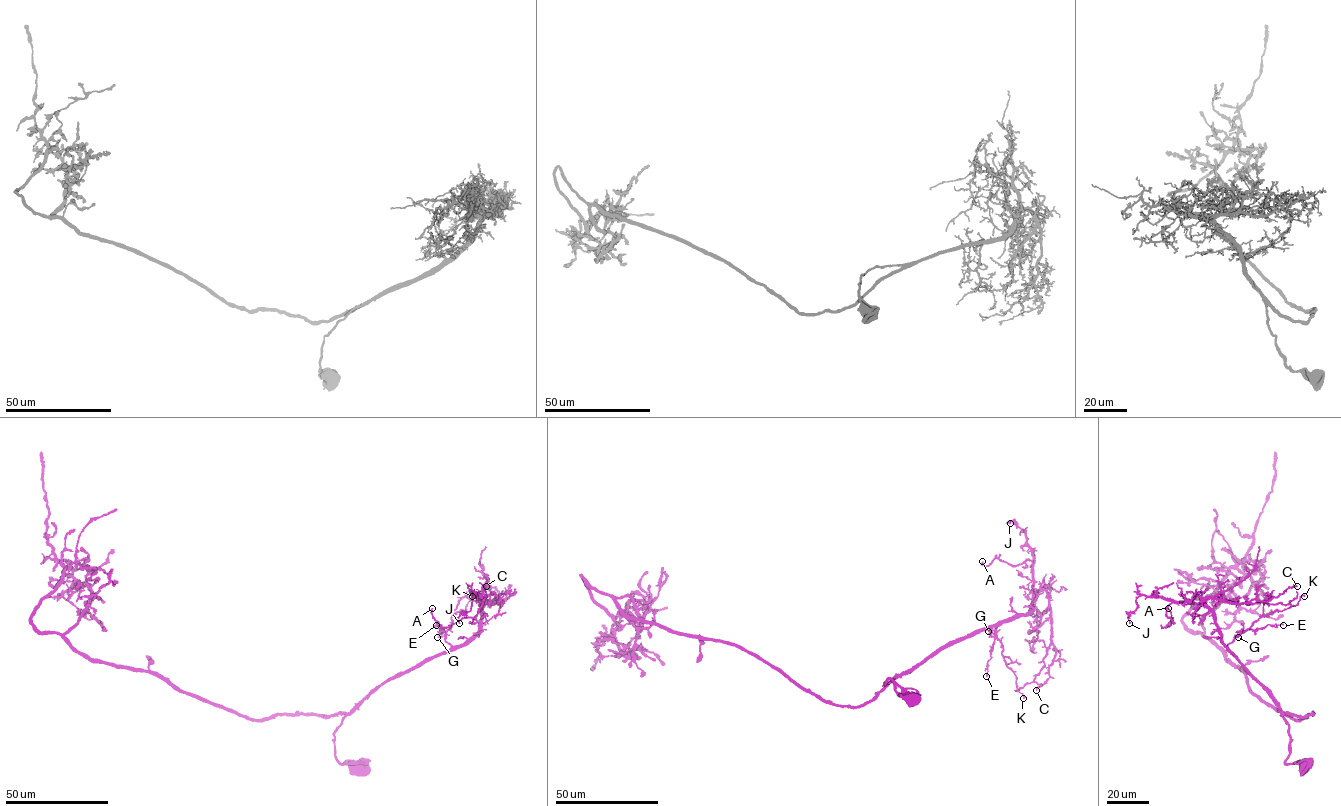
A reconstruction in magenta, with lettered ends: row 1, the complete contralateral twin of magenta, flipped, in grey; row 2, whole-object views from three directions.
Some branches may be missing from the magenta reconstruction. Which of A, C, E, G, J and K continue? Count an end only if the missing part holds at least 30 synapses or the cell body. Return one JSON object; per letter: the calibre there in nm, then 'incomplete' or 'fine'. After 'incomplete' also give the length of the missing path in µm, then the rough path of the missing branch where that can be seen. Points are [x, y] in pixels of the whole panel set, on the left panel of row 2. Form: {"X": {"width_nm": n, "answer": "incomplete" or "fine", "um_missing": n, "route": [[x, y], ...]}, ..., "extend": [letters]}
{"A": {"width_nm": 240, "answer": "fine"}, "C": {"width_nm": 200, "answer": "fine"}, "E": {"width_nm": 190, "answer": "fine"}, "G": {"width_nm": 160, "answer": "fine"}, "J": {"width_nm": 240, "answer": "fine"}, "K": {"width_nm": 240, "answer": "fine"}, "extend": []}

